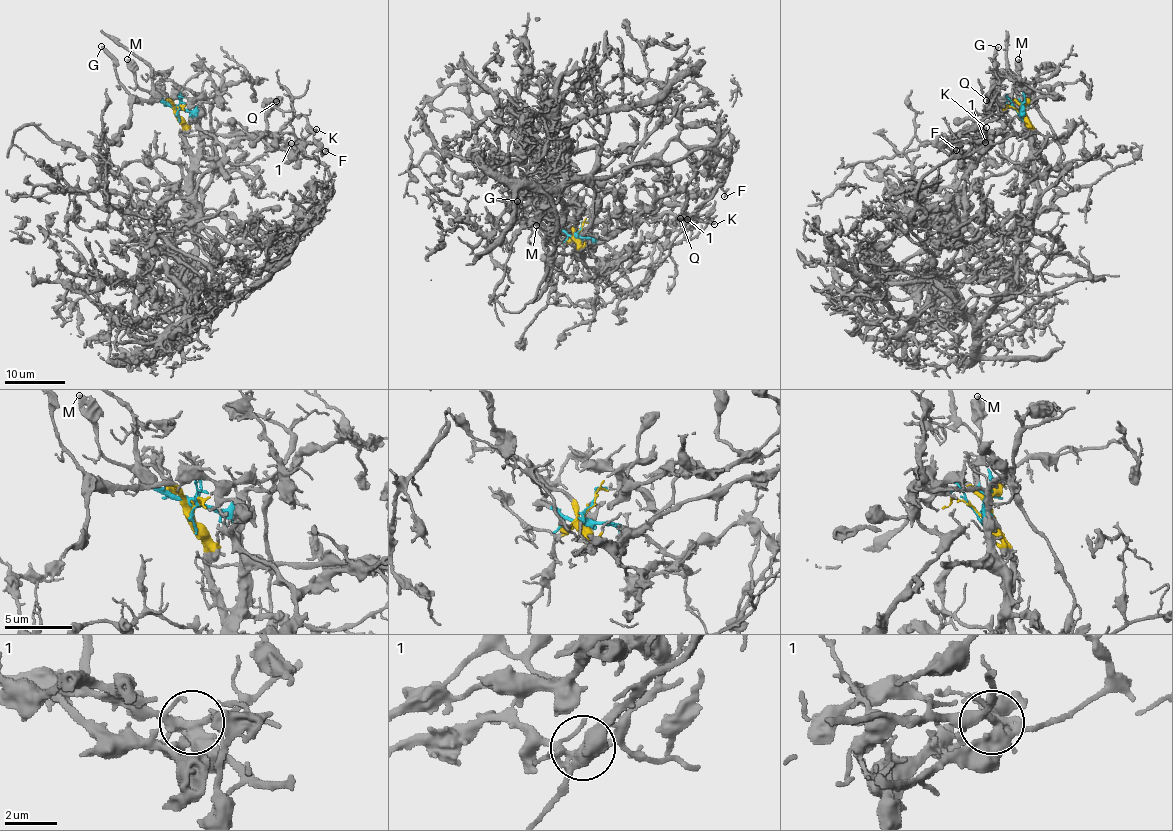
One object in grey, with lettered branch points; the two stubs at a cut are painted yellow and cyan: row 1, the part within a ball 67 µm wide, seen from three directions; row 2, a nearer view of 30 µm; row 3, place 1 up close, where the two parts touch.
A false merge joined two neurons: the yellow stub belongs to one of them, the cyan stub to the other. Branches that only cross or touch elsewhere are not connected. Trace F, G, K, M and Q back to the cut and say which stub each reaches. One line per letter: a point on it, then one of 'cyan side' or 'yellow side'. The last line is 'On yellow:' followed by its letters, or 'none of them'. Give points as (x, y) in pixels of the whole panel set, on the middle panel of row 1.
F: place (724, 196); cyan side
G: place (517, 201); yellow side
K: place (714, 224); cyan side
M: place (536, 225); yellow side
Q: place (680, 218); cyan side
On yellow: G, M

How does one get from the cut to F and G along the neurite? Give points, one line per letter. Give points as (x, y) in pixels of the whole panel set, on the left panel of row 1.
F: (177, 112), (188, 111), (198, 127), (212, 135), (263, 134), (287, 143), (315, 143), (325, 150)
G: (177, 112), (169, 100), (145, 100), (129, 92), (117, 77), (116, 61), (101, 46)

